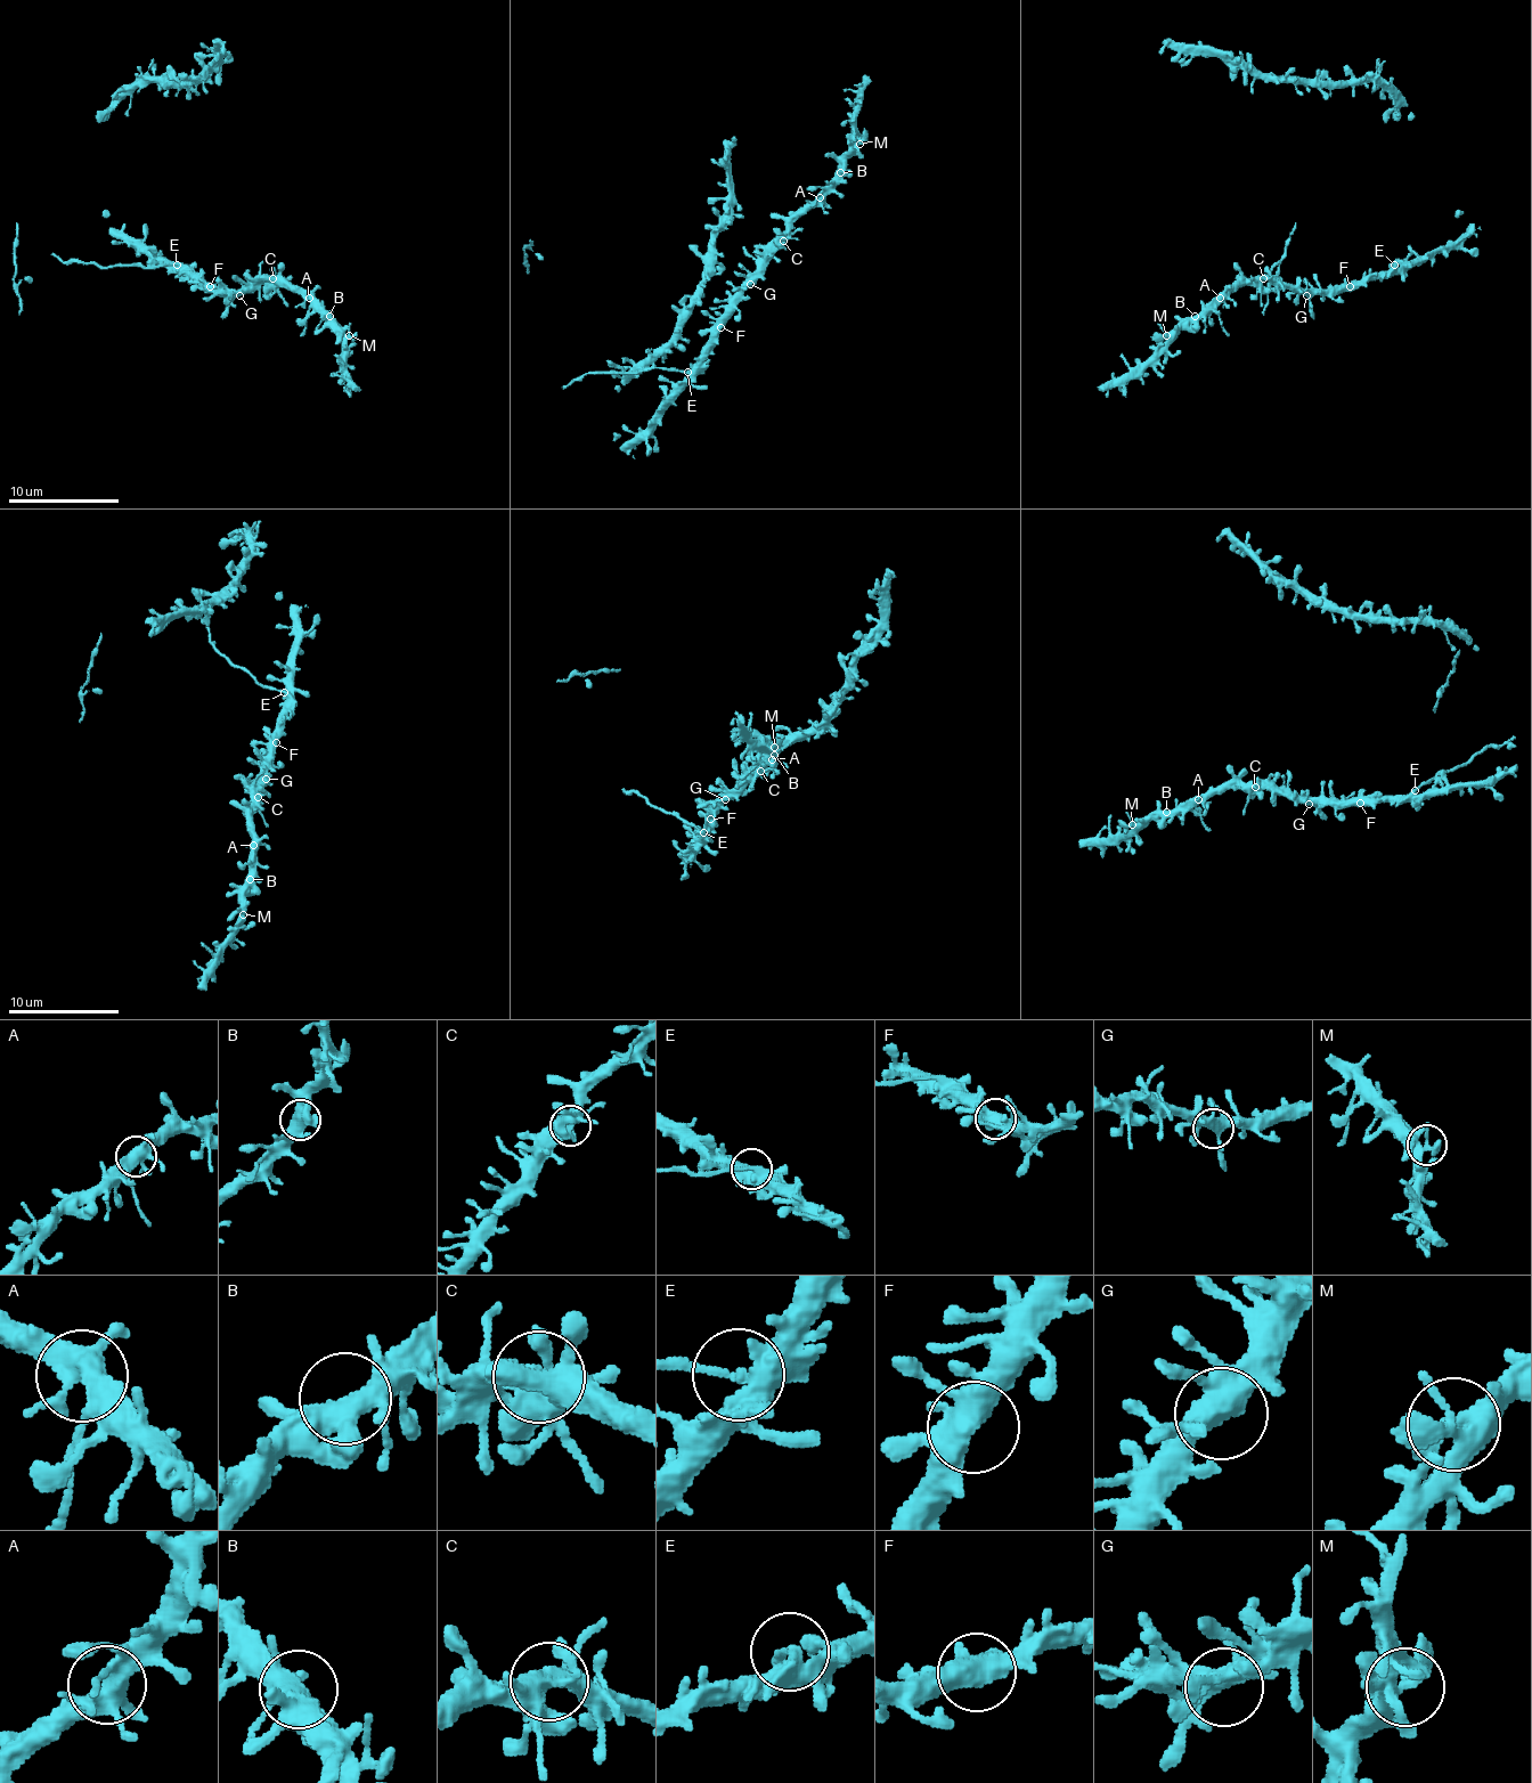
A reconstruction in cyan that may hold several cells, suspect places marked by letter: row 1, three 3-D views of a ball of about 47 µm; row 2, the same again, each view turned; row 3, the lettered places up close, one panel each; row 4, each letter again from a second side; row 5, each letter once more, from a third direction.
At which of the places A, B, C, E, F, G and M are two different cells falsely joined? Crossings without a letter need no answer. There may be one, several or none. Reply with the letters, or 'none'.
E

